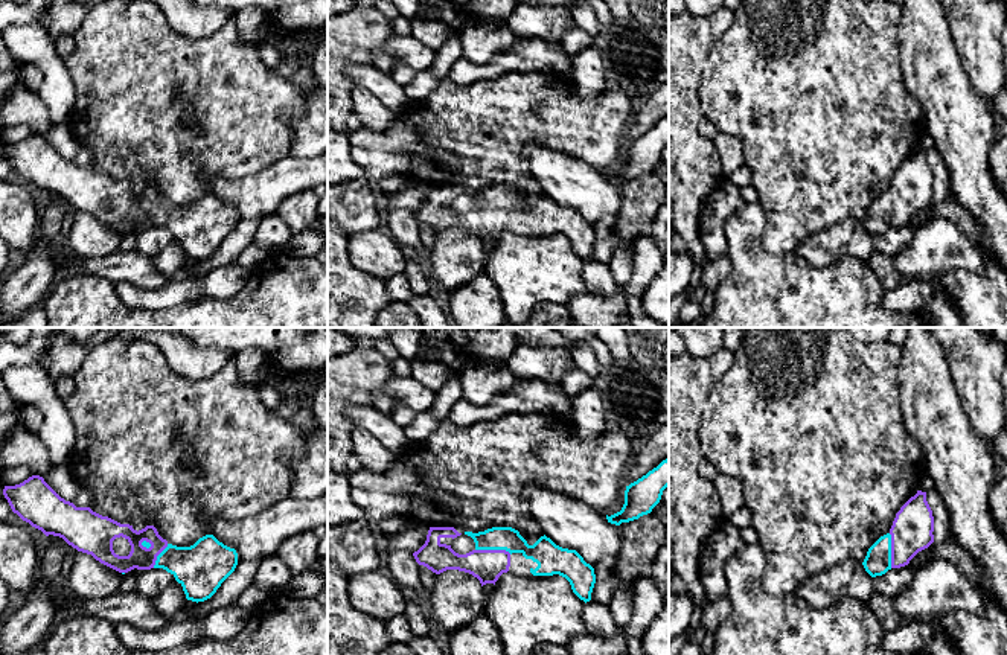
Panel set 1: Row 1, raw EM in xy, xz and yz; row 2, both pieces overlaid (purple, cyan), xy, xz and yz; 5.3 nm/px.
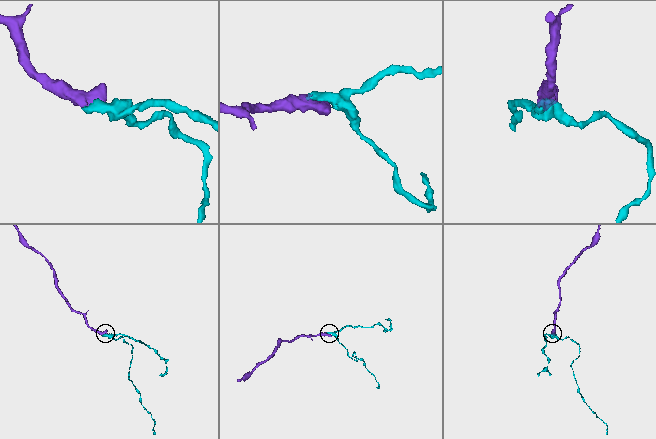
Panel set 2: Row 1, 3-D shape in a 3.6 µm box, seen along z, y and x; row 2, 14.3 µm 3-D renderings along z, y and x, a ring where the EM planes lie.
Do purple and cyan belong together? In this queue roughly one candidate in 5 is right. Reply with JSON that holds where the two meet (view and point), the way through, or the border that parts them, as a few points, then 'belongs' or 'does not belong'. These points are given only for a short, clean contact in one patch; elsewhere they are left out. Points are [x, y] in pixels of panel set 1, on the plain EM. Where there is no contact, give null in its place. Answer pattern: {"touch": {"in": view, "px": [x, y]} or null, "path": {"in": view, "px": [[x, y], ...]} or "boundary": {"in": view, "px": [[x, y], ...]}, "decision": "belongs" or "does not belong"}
{"touch": {"in": "xz", "px": [494, 209]}, "path": {"in": "xz", "px": [[486, 224], [494, 209], [497, 197]]}, "decision": "belongs"}

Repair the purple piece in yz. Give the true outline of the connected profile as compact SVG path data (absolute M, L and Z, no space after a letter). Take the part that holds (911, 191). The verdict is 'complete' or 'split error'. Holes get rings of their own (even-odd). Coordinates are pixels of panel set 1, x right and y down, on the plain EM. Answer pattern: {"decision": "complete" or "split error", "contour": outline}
{"decision": "split error", "contour": "M917 149L896 172L890 190L881 195L867 210L862 221L871 235L882 235L900 227L934 201L934 175L926 151Z"}

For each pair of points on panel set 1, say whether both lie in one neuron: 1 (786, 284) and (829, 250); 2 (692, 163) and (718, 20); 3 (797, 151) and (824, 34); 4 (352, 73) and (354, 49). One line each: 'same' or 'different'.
1: different
2: same
3: same
4: different

